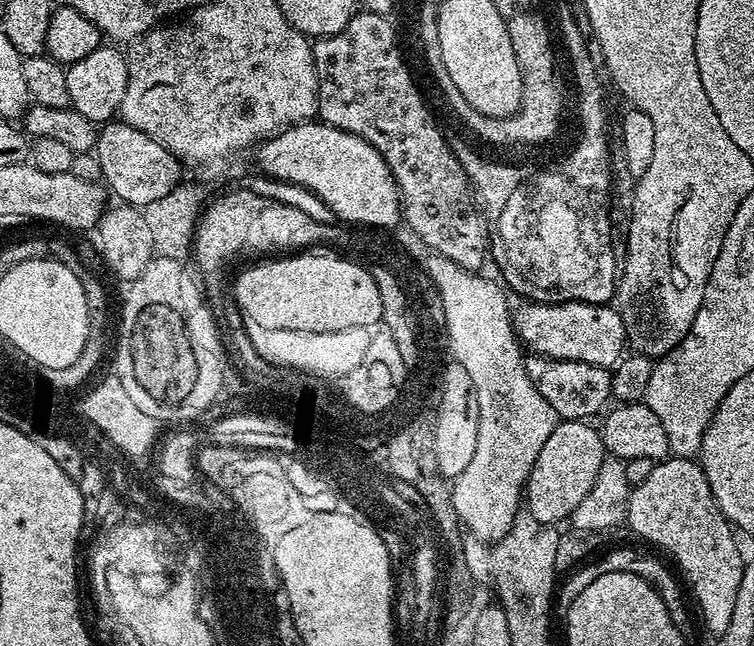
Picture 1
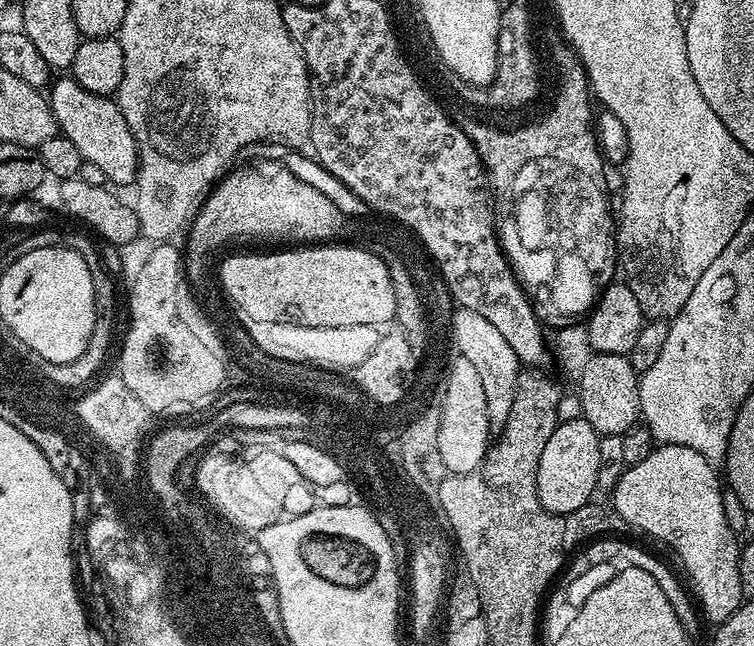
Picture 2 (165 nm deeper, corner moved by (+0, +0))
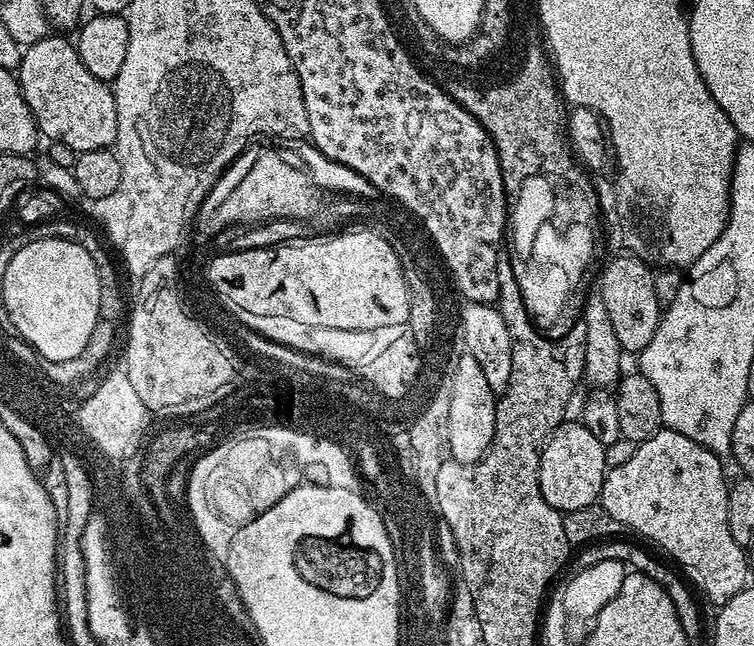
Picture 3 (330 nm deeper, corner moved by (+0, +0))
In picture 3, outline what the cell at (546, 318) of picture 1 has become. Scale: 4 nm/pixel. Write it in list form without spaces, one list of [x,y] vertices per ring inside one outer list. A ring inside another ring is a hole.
[[[631,254],[616,256],[604,268],[600,276],[598,295],[606,302],[606,310],[610,314],[610,323],[614,326],[614,334],[618,334],[618,342],[625,353],[639,354],[646,346],[650,346],[650,338],[660,325],[662,306],[658,302],[658,294],[654,294],[654,272],[644,261]]]

